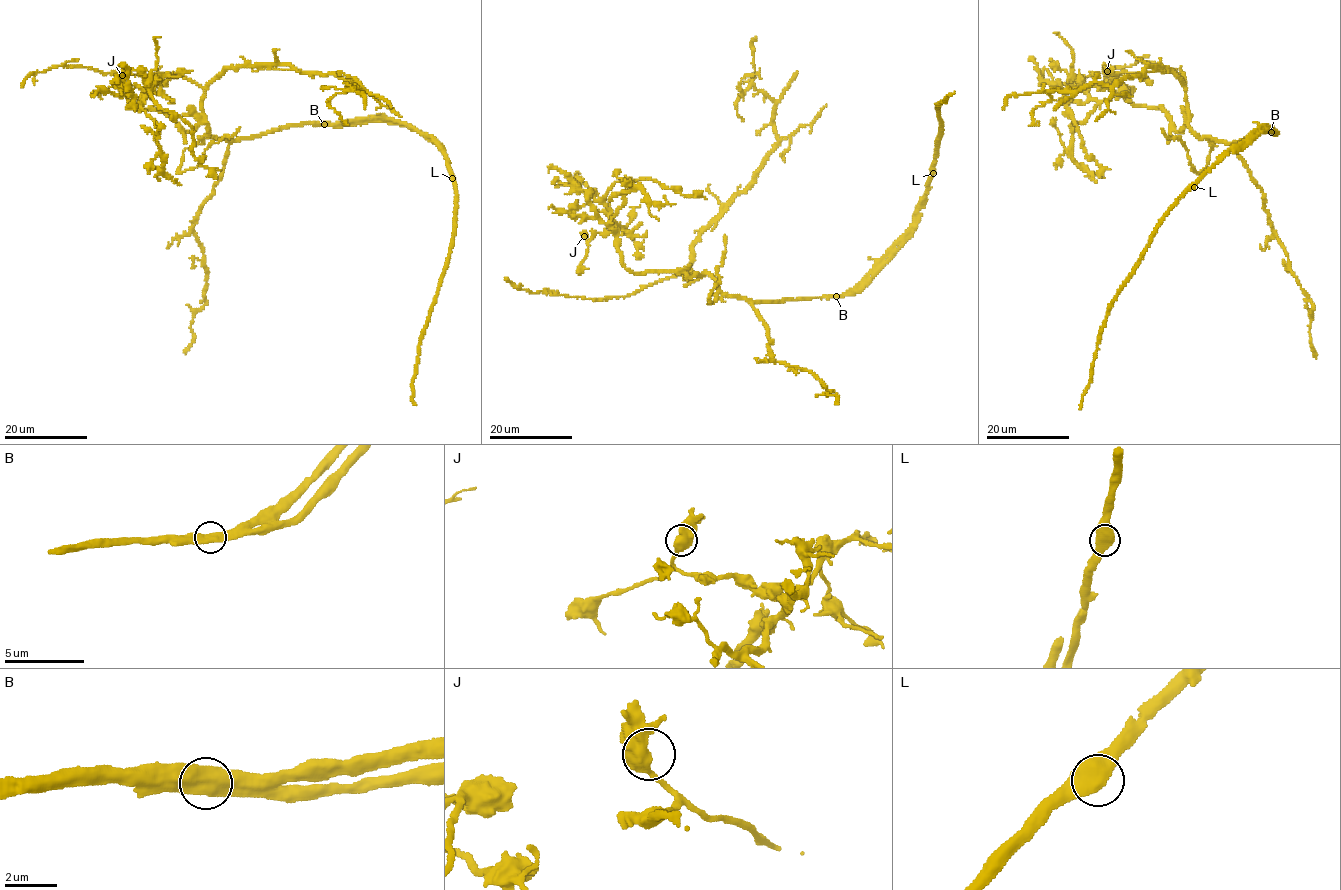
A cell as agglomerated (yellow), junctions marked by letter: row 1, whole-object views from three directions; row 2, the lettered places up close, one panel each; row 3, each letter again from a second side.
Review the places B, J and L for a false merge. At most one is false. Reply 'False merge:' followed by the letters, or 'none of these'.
False merge: B

